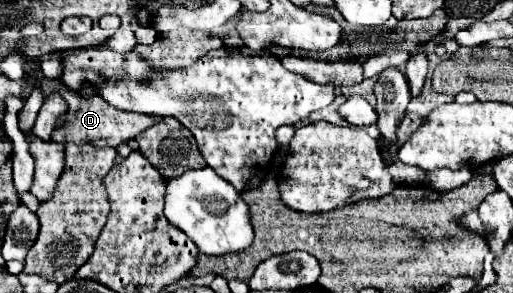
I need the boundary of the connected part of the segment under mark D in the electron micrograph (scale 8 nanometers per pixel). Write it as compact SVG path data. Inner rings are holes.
M59 88L61 96L69 104L69 120L65 120L65 128L57 128L51 134L51 140L55 142L91 142L95 146L117 146L121 142L127 142L135 138L139 132L153 126L161 116L141 116L137 112L125 112L117 110L111 104L105 104L105 100L83 100L81 96L75 96L75 92L67 88Z

